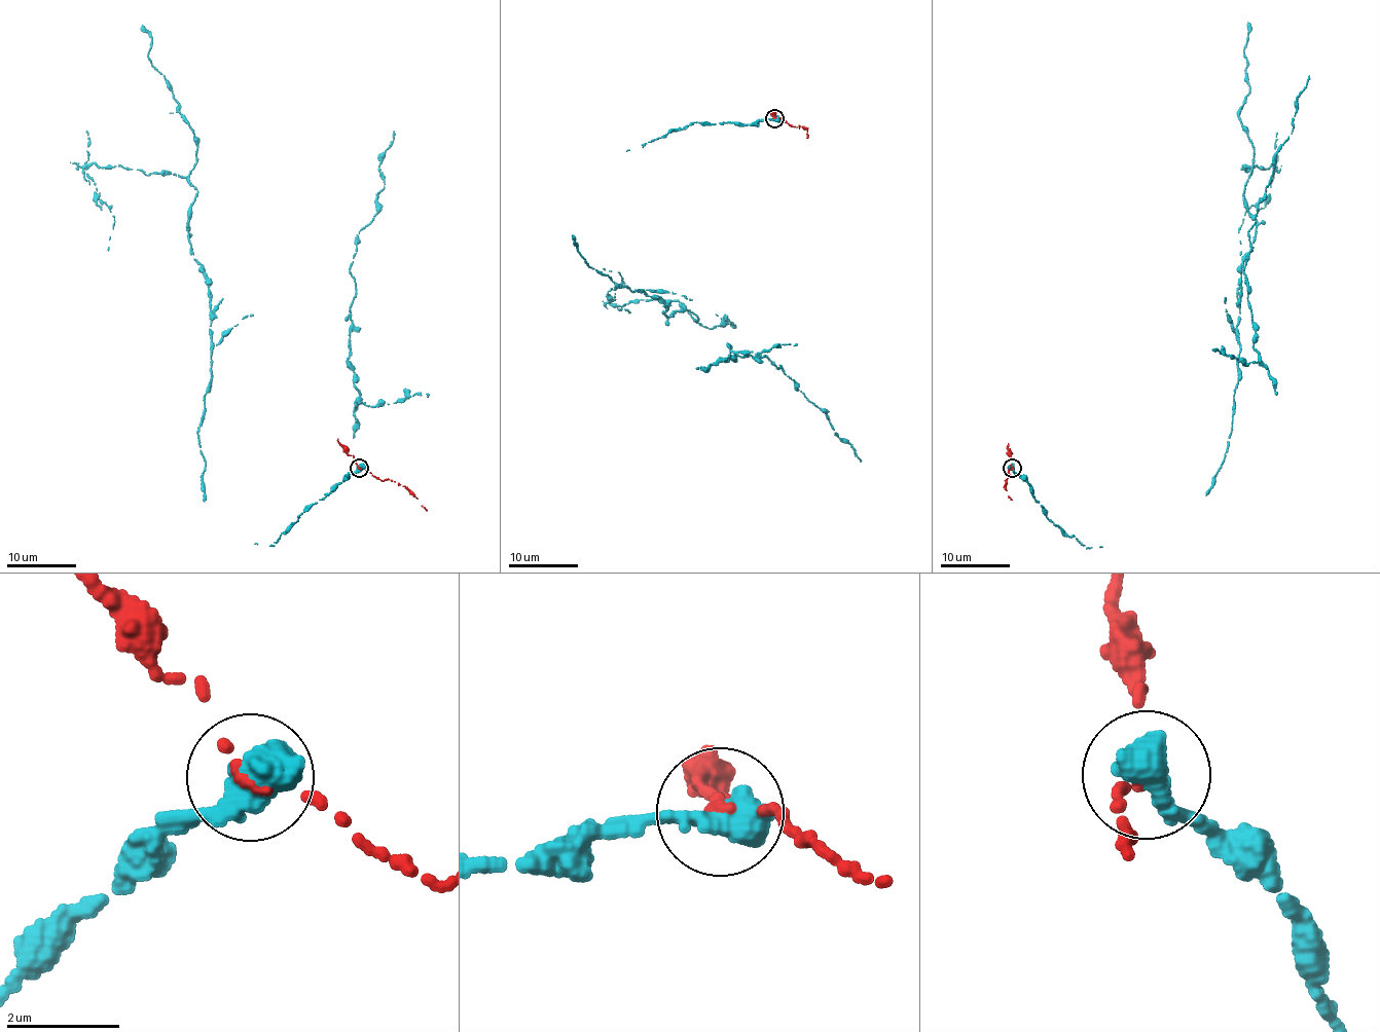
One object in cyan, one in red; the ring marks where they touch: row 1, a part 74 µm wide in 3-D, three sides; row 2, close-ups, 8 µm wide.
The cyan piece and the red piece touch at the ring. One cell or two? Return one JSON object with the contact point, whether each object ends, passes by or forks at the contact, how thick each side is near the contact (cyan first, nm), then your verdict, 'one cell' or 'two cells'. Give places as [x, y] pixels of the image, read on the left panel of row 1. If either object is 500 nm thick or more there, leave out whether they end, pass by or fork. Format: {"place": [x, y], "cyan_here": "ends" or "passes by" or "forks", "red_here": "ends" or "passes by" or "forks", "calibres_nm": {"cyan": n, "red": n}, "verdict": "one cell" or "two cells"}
{"place": [359, 468], "calibres_nm": {"cyan": 650, "red": 200}, "verdict": "two cells"}

